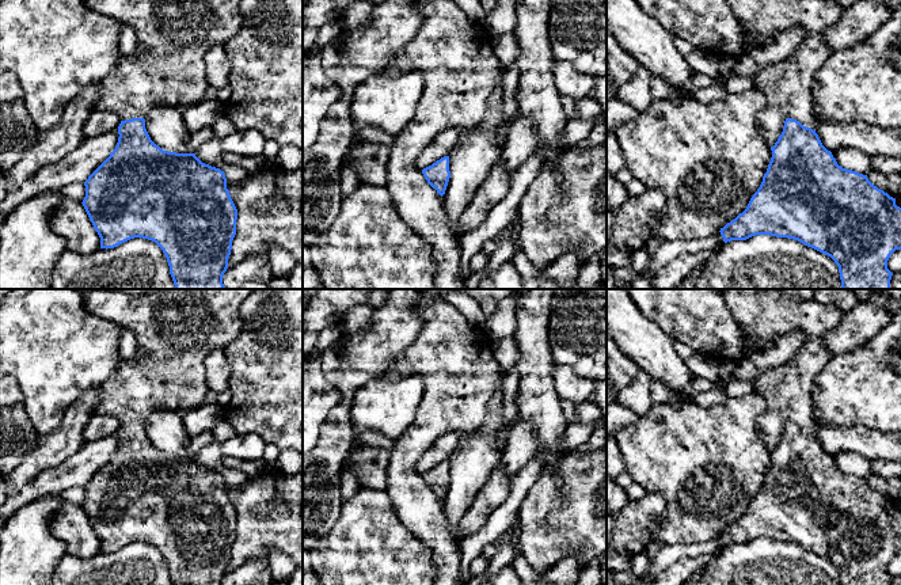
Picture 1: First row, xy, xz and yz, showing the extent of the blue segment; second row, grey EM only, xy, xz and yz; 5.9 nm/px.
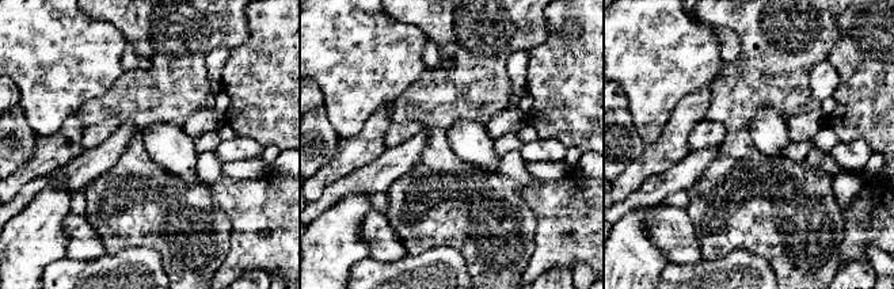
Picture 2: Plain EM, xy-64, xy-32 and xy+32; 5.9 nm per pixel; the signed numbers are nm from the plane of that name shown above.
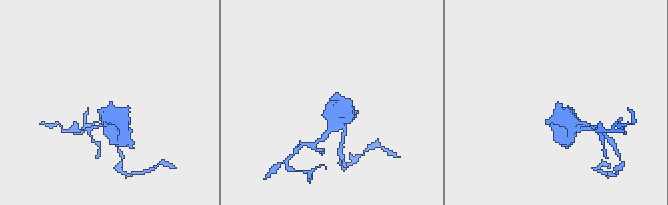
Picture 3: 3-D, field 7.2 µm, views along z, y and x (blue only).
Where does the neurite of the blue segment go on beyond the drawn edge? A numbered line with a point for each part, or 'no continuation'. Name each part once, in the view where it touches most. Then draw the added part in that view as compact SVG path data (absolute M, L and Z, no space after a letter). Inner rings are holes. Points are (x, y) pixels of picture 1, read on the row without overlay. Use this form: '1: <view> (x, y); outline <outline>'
1: yz (765, 316); outline M725 289L723 296L733 316L752 342L750 356L771 350L780 338L794 331L803 331L807 335L806 343L790 361L761 372L752 383L754 392L767 402L768 410L776 411L784 422L797 423L803 430L811 432L814 426L813 383L830 360L825 335L840 324L845 314L835 304L824 304L814 299L803 300L787 295L782 289Z

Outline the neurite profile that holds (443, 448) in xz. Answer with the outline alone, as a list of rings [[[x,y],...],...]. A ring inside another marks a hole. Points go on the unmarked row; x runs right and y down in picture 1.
[[[452,432],[438,438],[415,463],[415,470],[423,474],[441,461],[449,460],[463,436],[461,432]]]

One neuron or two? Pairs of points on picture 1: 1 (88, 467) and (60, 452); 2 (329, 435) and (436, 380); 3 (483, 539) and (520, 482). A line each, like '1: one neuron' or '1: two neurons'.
1: two neurons
2: two neurons
3: one neuron

